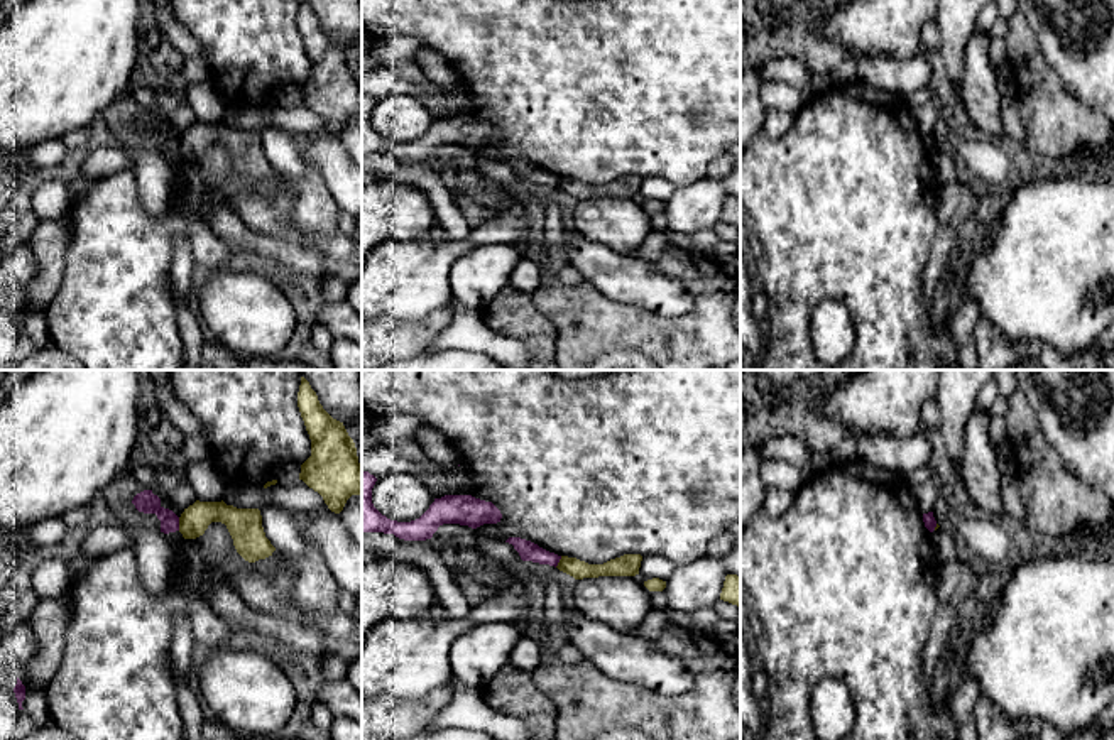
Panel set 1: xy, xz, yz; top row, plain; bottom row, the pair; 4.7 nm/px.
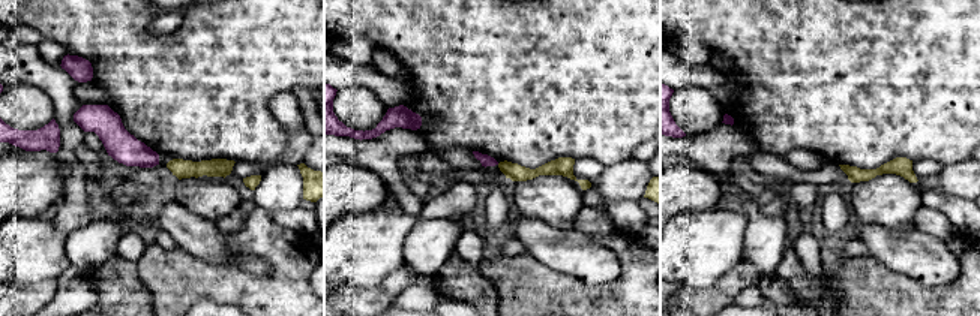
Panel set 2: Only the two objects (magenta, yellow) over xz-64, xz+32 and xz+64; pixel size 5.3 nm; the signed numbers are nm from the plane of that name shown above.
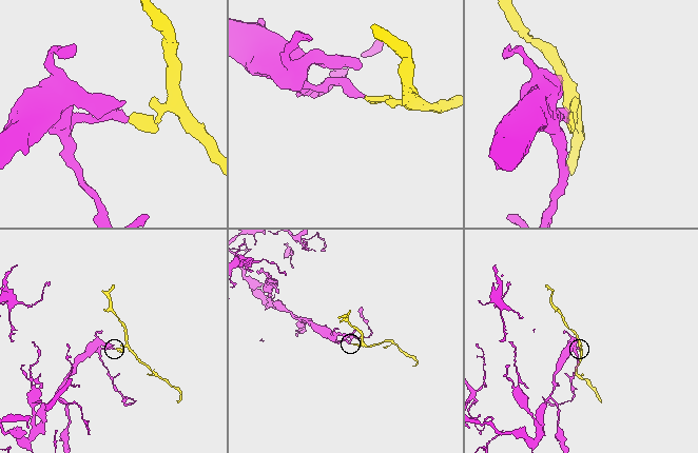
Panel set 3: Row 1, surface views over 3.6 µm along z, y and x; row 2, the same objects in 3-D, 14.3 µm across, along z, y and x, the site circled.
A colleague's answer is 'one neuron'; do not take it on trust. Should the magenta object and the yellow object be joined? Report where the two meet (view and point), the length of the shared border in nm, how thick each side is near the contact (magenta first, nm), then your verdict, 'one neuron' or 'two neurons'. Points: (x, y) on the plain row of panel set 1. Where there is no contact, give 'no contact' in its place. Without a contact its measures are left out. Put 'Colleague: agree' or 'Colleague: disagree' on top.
Colleague: disagree
contact xy (178, 146); length 60 nm; calibres 100 and 140 nm; two neurons

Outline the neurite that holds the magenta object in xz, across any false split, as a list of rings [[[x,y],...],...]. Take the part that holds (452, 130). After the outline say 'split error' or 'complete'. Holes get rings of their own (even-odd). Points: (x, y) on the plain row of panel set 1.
[[[362,91],[362,154],[394,155],[404,162],[426,162],[443,145],[460,145],[477,150],[483,145],[497,145],[500,132],[472,117],[445,117],[434,120],[429,130],[416,142],[397,144],[382,137],[372,125],[372,110],[377,100]]]; complete

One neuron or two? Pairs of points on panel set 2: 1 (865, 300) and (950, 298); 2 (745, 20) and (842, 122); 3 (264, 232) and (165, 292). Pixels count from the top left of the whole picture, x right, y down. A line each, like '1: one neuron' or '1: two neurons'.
1: one neuron
2: one neuron
3: one neuron

